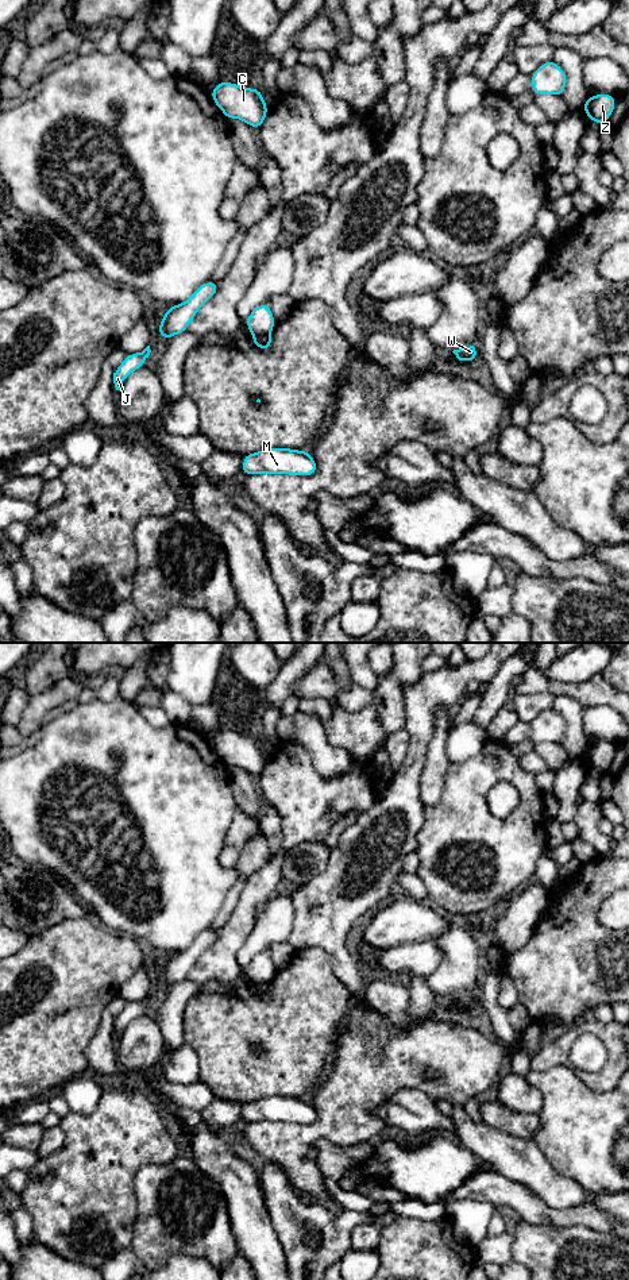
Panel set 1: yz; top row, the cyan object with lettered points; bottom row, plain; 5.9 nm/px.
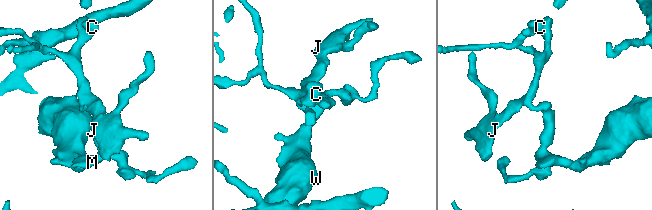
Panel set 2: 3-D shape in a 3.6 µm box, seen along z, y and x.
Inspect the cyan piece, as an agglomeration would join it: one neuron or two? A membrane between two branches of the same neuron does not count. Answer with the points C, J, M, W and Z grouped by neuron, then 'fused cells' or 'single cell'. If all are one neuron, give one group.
C J / M W Z | fused cells

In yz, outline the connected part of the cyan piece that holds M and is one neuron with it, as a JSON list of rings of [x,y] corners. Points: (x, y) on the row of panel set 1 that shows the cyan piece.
[[[273,447],[243,456],[242,475],[286,474],[309,477],[317,464],[309,451]]]

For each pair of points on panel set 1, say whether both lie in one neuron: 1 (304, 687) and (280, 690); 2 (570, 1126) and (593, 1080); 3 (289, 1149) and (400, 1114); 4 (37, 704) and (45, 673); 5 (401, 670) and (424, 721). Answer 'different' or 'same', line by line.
1: different
2: different
3: different
4: different
5: different

